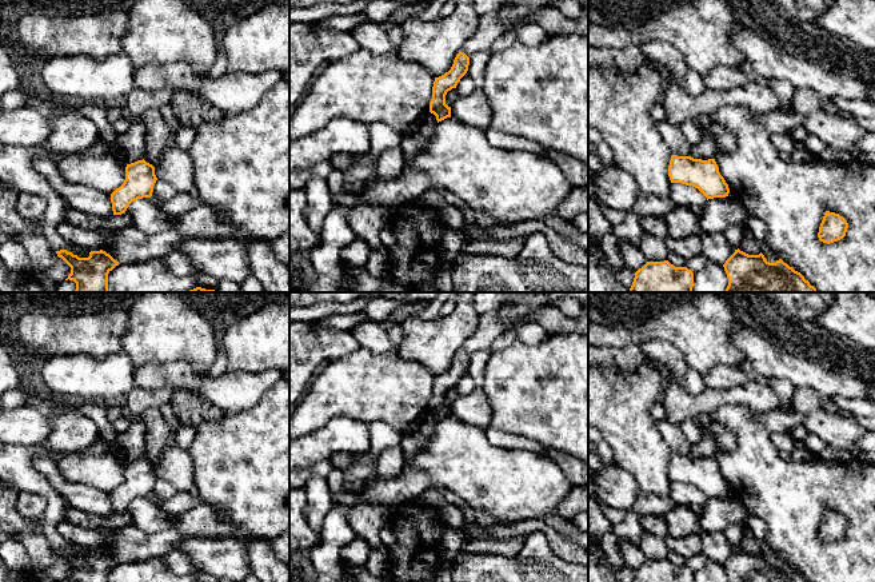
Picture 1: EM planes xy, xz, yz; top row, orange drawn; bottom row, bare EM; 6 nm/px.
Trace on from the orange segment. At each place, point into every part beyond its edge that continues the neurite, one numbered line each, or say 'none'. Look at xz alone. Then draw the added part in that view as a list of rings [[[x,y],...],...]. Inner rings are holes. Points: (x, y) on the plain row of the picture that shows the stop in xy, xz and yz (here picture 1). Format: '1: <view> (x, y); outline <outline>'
none

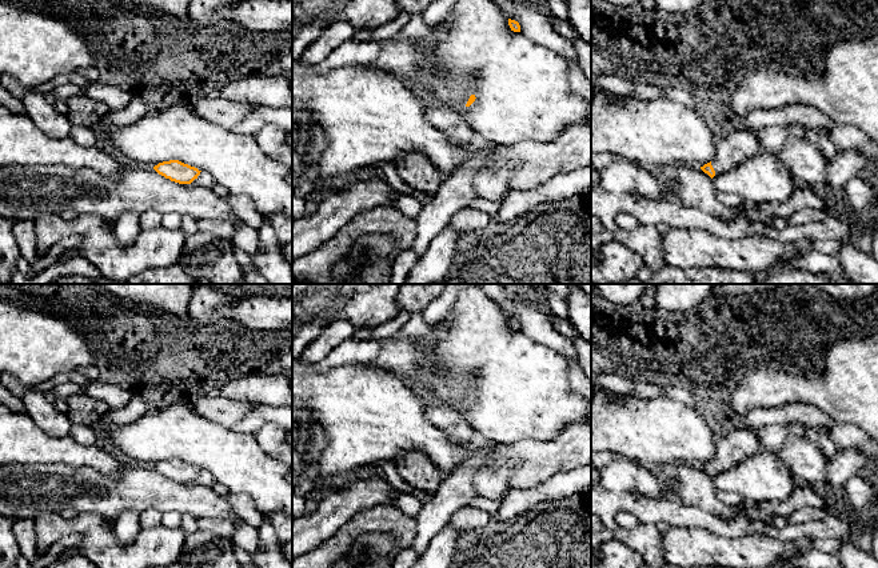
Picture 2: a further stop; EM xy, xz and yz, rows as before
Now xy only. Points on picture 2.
none

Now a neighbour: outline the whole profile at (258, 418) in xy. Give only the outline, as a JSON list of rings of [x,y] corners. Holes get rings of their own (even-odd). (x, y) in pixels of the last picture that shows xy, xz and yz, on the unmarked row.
[[[259,405],[250,412],[240,423],[232,427],[242,433],[256,433],[266,423],[276,423],[292,431],[292,407]]]

